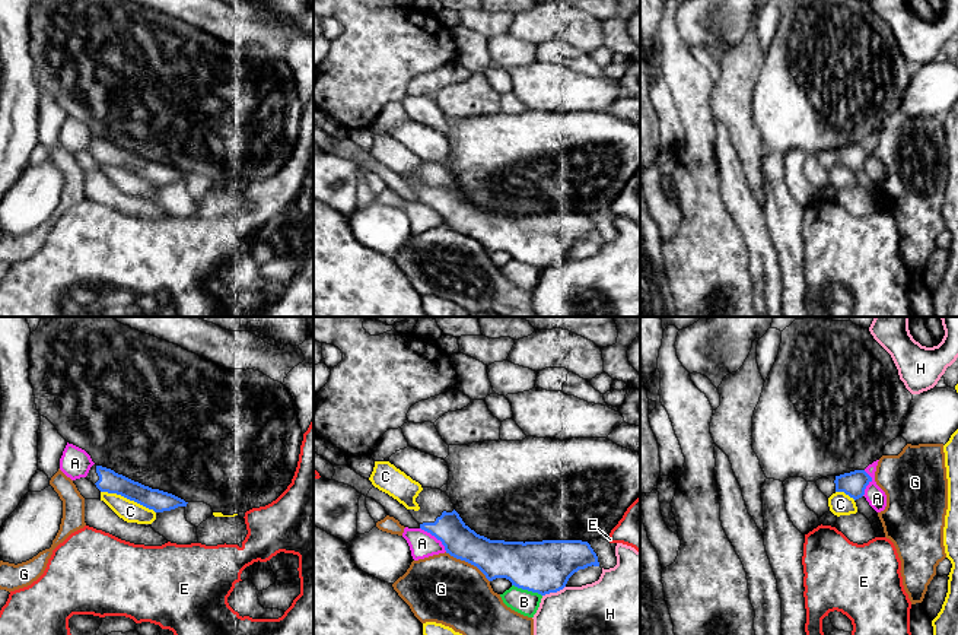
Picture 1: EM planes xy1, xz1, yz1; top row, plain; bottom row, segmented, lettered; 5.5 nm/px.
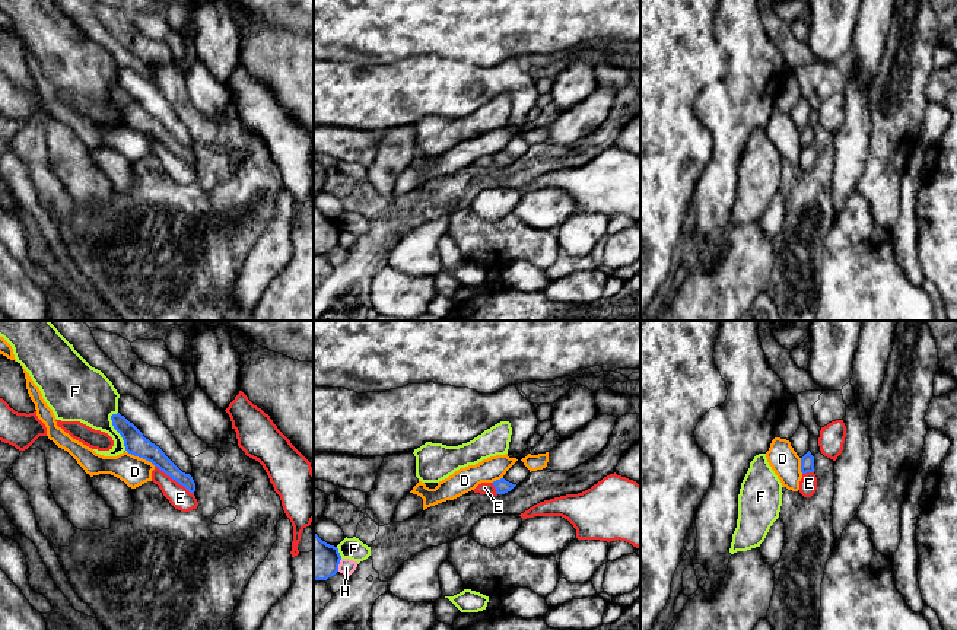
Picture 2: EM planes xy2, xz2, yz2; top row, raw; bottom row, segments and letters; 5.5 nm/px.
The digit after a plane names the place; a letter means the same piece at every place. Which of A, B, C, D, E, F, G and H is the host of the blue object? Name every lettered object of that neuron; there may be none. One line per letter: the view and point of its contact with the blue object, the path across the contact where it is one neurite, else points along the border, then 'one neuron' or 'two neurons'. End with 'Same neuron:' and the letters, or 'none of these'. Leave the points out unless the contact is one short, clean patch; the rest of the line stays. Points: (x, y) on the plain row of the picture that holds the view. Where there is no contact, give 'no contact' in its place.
A: contact xz1 (435, 209); border xz1 (420, 200), (433, 208), (446, 224); two neurons
B: contact xz1 (527, 262); border xz1 (512, 257), (537, 264), (541, 269); two neurons
C: contact xy1 (129, 171); two neurons
D: contact xy2 (142, 130); two neurons
E: contact xy2 (174, 152); two neurons
F: contact xy2 (115, 102); two neurons
G: contact xz1 (468, 235); border xz1 (445, 225), (473, 237), (489, 254); two neurons
H: contact xz1 (553, 264); two neurons
Same neuron: none of these

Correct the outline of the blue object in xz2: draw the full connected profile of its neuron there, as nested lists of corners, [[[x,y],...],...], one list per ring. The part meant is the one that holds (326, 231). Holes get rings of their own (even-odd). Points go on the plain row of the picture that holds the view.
[[[314,206],[314,254],[327,254],[338,245],[338,222],[327,217]]]

